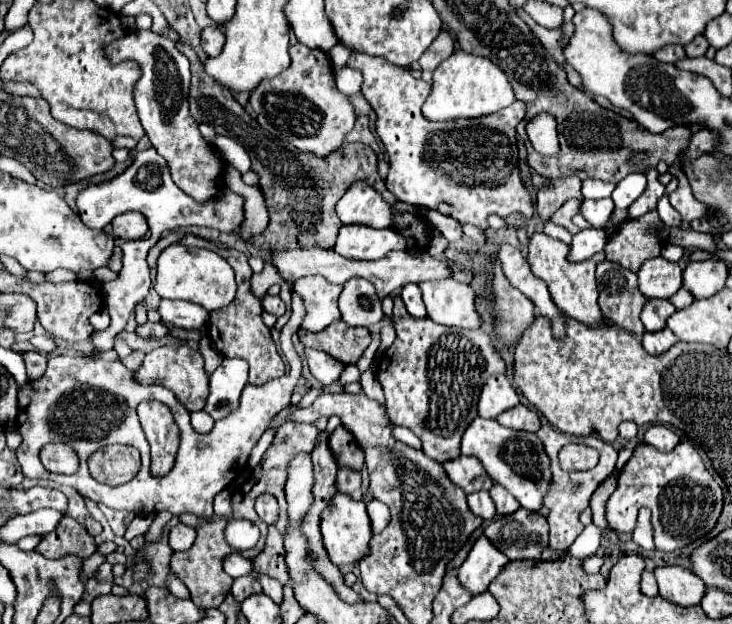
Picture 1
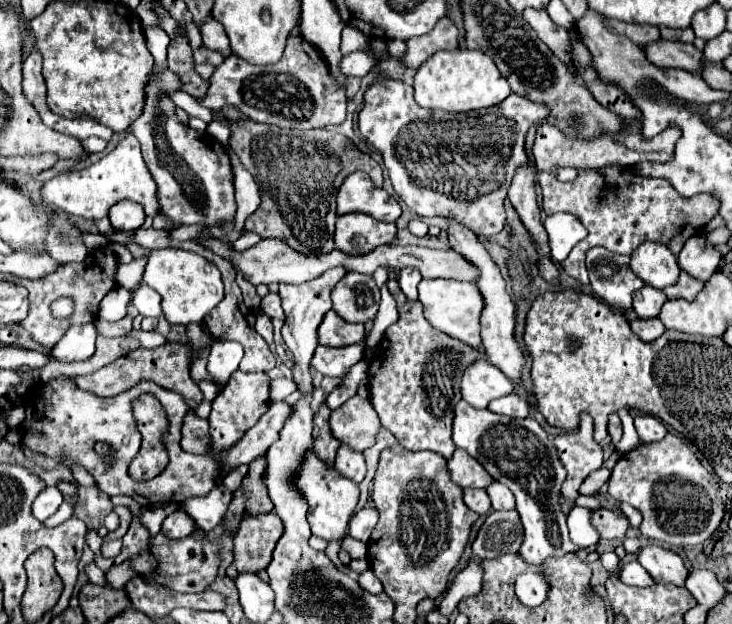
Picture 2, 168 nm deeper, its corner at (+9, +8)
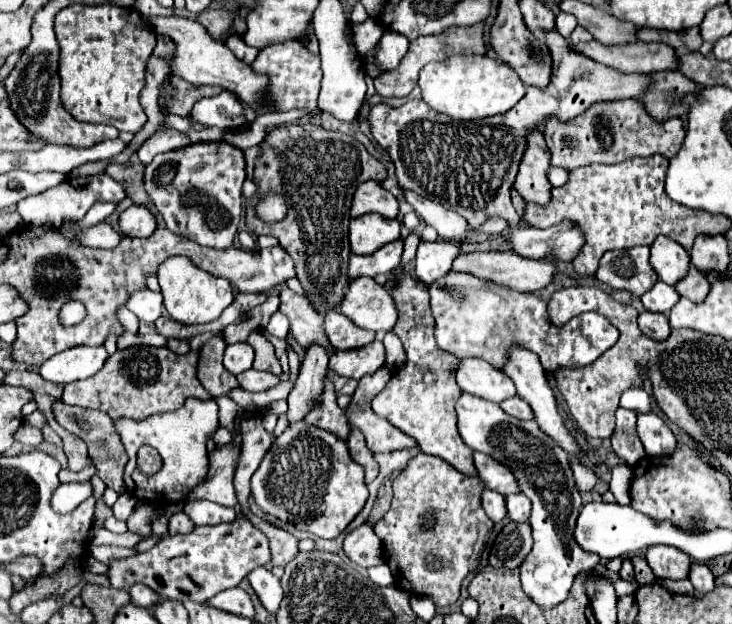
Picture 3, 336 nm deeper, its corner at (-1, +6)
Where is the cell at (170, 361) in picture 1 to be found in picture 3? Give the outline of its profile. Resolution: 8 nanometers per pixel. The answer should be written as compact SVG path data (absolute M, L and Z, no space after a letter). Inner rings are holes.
M134 346L118 350L116 354L108 356L104 368L98 370L94 376L64 386L62 402L68 406L102 410L112 420L132 418L140 422L152 414L172 412L180 408L184 400L190 396L198 400L208 400L210 394L196 378L196 366L198 352L178 356L168 348L152 348L152 346Z

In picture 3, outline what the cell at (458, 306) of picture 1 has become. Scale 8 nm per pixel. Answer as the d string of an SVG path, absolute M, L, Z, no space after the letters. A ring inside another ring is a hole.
M448 272L434 280L428 288L430 310L436 322L436 344L440 350L458 358L482 358L502 370L508 362L512 346L522 346L534 352L544 370L554 376L560 368L578 368L592 364L602 352L612 348L618 330L600 314L586 312L572 320L572 328L558 328L548 318L548 302L530 292L516 292L508 286L488 282L466 272ZM578 322L578 328L576 328ZM582 324L582 346L580 346ZM586 326L586 334L584 334Z

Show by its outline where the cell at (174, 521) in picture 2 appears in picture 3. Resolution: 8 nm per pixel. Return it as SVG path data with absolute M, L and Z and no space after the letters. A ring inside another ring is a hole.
M178 512L170 518L170 528L168 528L170 534L184 534L184 532L192 532L192 530L194 530L194 522L184 512Z

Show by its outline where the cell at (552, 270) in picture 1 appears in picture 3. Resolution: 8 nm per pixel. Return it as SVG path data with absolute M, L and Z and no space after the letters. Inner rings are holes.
M530 130L528 132L528 146L520 162L520 170L514 182L514 188L522 194L526 202L548 204L550 200L550 184L546 180L546 172L550 168L550 154L544 142L542 132Z

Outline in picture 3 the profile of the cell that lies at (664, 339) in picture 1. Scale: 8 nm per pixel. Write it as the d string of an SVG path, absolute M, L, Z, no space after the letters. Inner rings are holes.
M642 312L638 316L638 324L644 330L644 334L648 334L650 338L656 338L656 340L664 340L670 334L670 324L668 324L668 318L664 314Z

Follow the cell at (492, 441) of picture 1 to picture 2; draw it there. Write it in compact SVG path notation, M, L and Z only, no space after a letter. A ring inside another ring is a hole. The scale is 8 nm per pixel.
M460 400L454 410L454 436L456 448L466 450L472 458L476 458L486 472L506 484L514 498L516 510L520 512L520 520L524 524L524 542L520 546L520 556L530 566L516 580L516 594L526 606L538 606L544 602L548 592L548 582L542 574L542 562L548 556L562 556L566 552L576 552L578 546L570 544L566 516L562 512L562 496L560 486L566 478L566 470L562 468L558 454L554 464L554 444L550 442L546 430L532 418L508 418L494 414L490 410L478 410L468 402Z

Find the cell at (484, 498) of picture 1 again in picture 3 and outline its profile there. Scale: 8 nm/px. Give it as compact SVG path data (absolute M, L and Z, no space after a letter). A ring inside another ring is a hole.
M484 490L482 506L492 522L500 522L506 518L506 502L504 502L502 494L496 494L492 490Z

